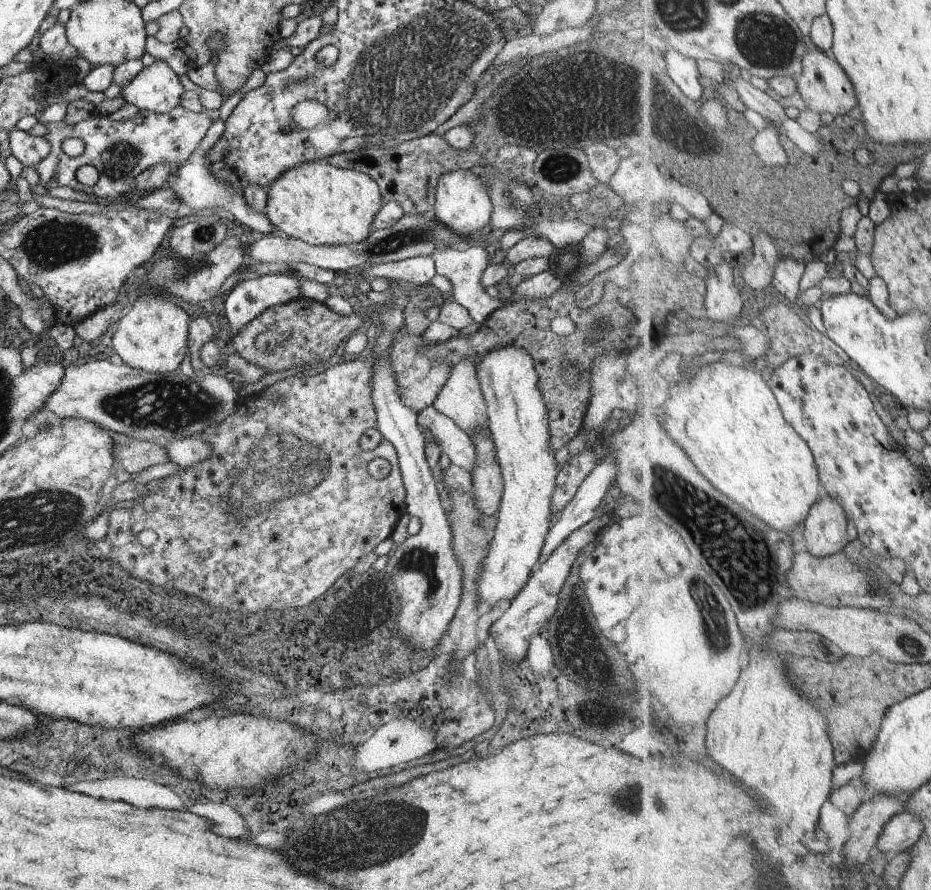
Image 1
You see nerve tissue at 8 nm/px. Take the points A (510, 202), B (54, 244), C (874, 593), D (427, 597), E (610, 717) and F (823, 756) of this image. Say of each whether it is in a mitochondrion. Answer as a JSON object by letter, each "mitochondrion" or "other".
{"A":"mitochondrion","B":"mitochondrion","C":"mitochondrion","D":"mitochondrion","E":"mitochondrion","F":"other"}

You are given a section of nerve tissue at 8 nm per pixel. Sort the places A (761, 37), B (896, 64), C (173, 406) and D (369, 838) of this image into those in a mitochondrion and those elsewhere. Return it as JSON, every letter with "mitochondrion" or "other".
{"A":"mitochondrion","B":"other","C":"mitochondrion","D":"mitochondrion"}

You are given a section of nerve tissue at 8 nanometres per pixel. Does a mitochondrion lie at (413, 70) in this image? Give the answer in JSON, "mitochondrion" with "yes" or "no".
{"mitochondrion":"yes"}

